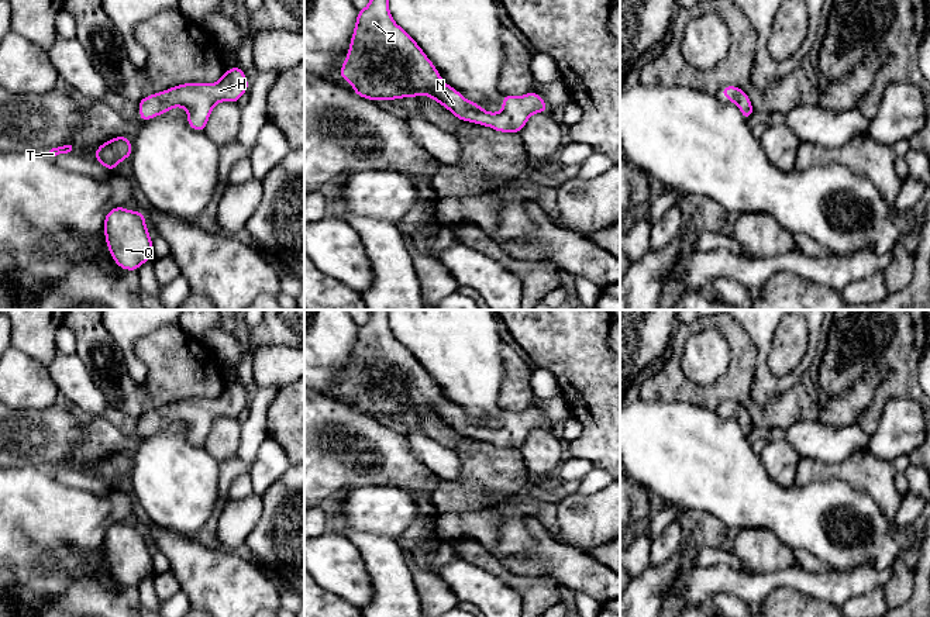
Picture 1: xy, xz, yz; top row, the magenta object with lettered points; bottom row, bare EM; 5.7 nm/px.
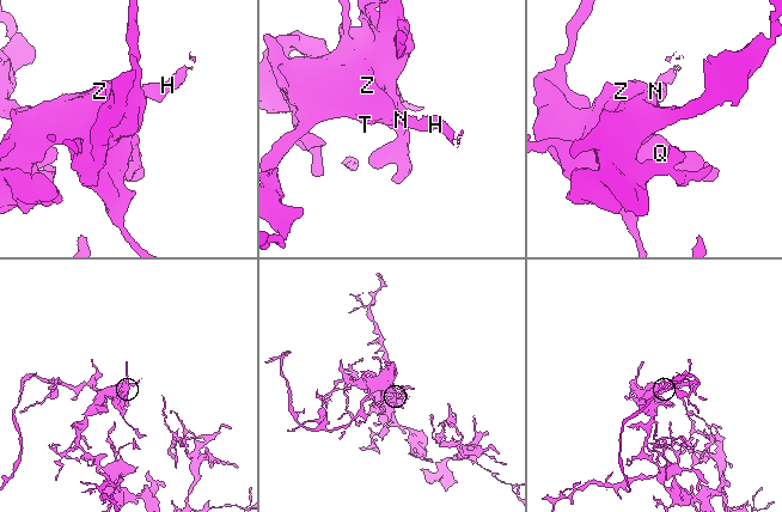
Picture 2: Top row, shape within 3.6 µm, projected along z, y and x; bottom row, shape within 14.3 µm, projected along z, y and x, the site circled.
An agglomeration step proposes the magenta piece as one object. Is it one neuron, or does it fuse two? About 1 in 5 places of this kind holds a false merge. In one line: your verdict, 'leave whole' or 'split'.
leave whole

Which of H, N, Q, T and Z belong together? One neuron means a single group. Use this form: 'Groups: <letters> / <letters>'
Groups: H N Q T Z

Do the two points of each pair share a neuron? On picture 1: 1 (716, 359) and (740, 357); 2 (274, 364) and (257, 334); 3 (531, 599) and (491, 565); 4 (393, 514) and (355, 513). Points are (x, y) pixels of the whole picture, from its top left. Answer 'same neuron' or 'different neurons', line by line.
1: different neurons
2: different neurons
3: same neuron
4: same neuron

